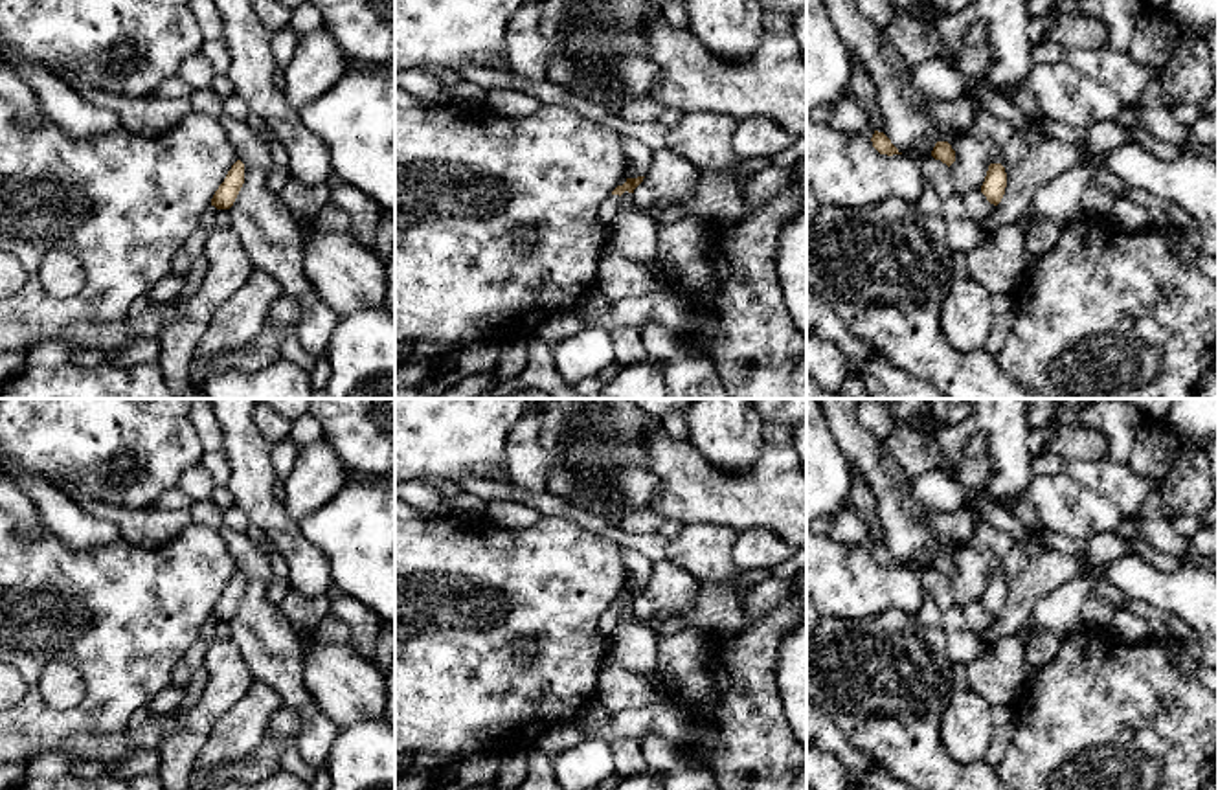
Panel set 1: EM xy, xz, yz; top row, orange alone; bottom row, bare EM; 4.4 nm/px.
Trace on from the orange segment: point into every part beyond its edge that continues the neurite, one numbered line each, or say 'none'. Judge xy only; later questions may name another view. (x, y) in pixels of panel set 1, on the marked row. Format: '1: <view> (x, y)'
none

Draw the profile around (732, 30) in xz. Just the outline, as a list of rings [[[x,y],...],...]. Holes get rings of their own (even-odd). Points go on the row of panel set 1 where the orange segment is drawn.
[[[685,0],[689,29],[718,59],[744,62],[764,37],[759,0]]]

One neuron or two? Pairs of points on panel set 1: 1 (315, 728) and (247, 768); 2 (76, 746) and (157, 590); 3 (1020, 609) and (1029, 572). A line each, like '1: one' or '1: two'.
1: two
2: two
3: one

